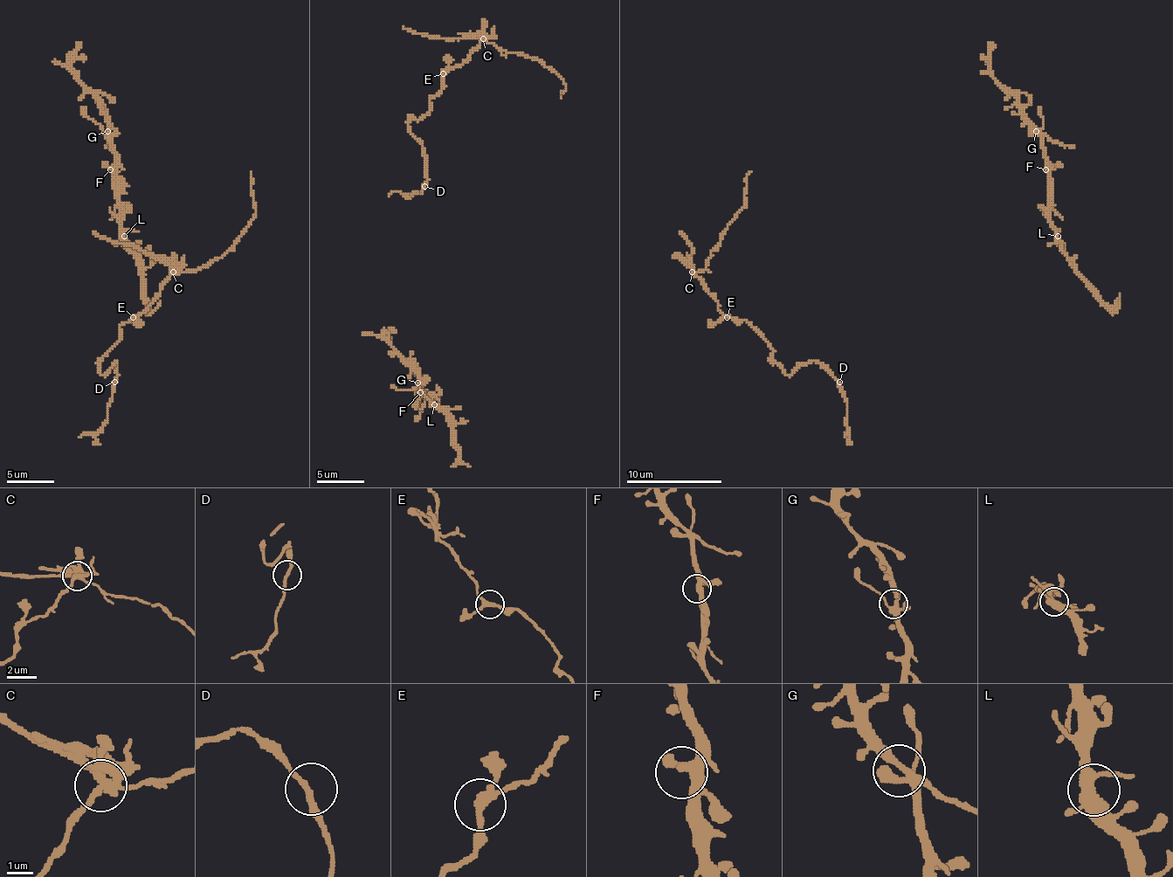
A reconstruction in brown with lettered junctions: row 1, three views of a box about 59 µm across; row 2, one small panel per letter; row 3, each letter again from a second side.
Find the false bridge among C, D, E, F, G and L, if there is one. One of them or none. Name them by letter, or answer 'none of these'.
C

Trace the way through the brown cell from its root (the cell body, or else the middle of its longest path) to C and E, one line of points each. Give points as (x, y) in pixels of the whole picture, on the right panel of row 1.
C: (839, 382), (813, 361), (787, 375), (763, 336), (744, 320), (727, 317), (692, 272)
E: (839, 382), (813, 361), (802, 362), (787, 375), (773, 358), (773, 348), (751, 325), (744, 320), (727, 317)

